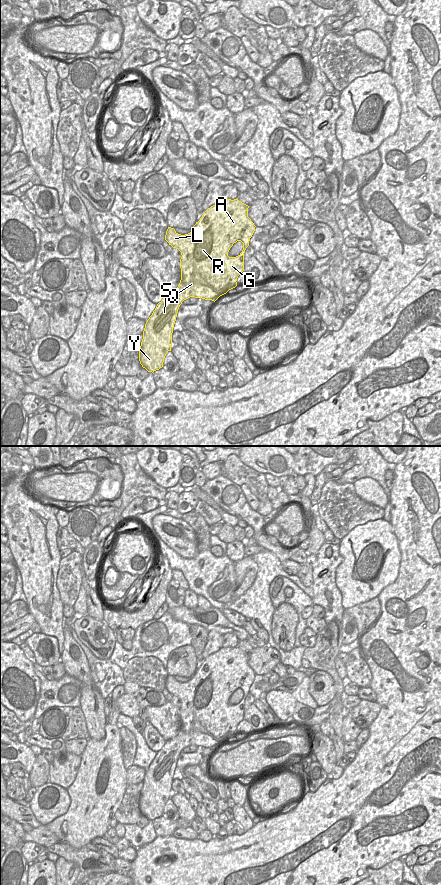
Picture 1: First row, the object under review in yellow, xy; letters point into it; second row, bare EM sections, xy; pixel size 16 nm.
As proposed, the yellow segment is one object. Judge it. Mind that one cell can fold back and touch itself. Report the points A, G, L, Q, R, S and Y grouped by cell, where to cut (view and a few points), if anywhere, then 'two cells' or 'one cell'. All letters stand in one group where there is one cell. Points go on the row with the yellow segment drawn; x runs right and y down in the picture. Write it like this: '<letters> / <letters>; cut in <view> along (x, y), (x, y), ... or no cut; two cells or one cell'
A G L Q R S Y; no cut; one cell

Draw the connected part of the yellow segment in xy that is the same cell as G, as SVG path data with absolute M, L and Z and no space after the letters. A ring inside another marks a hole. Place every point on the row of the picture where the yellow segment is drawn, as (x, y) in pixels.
M222 199L204 212L190 233L181 235L174 228L168 227L165 240L182 255L181 280L176 289L165 294L145 324L139 361L148 372L153 373L163 367L164 358L171 351L178 309L184 300L195 297L215 302L237 286L237 278L244 271L244 253L256 227L248 217L248 208L238 199ZM237 241L243 243L243 250L238 256L229 257L228 252Z

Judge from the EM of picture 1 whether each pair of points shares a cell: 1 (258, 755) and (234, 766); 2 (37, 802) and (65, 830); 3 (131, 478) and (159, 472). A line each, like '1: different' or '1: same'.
1: same
2: different
3: different

